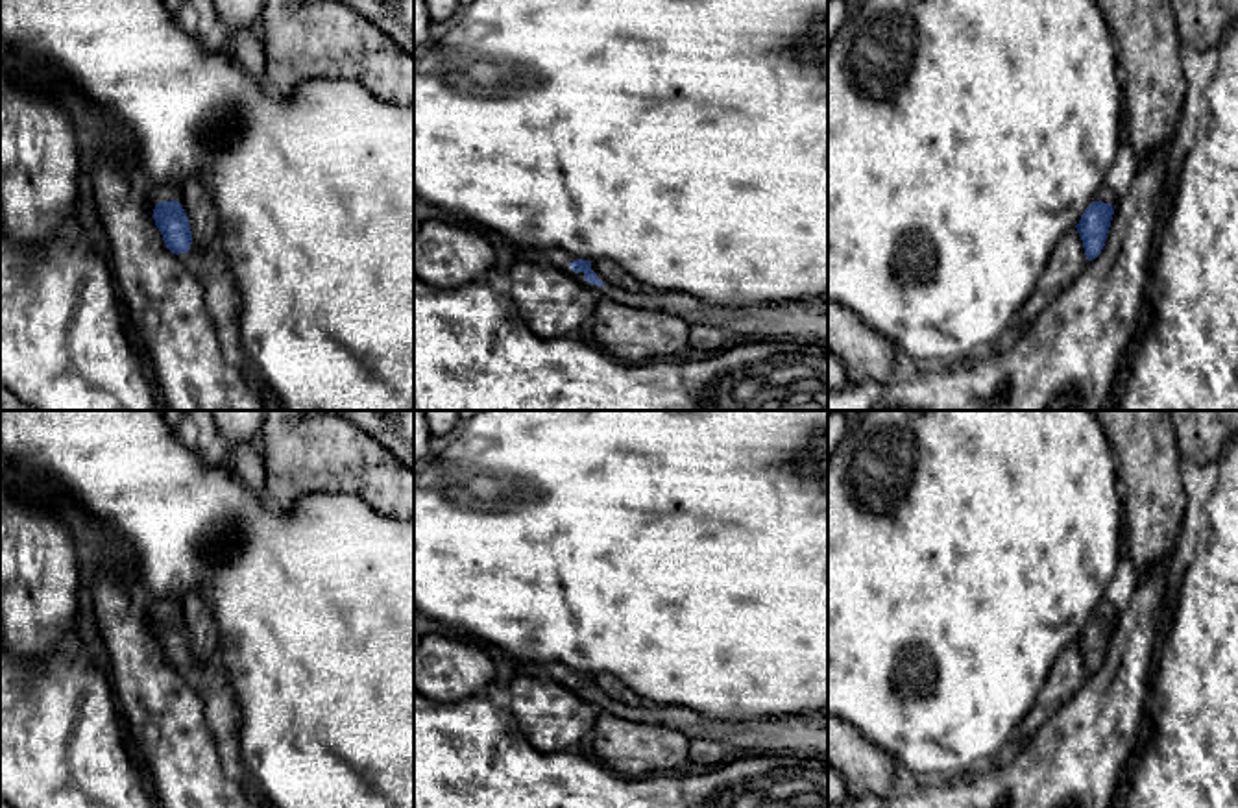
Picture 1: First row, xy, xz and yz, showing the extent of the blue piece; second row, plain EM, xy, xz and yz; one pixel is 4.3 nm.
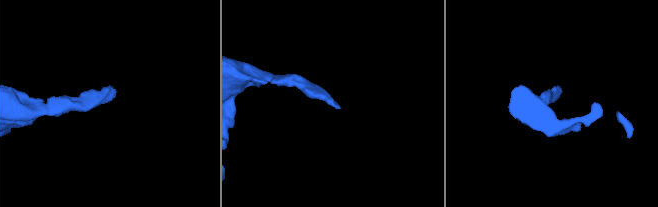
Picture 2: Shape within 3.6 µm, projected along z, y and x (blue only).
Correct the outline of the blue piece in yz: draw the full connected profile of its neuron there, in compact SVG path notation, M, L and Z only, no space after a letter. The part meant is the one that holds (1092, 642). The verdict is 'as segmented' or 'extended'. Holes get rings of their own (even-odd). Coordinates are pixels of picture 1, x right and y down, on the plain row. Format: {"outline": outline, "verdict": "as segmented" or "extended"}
{"outline": "M1101 599L1075 640L1088 675L1101 667L1116 619L1118 610L1107 599Z", "verdict": "extended"}

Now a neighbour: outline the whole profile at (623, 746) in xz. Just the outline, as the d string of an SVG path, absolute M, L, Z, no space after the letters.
M599 714L589 736L597 762L619 773L678 771L689 762L689 738L654 723Z

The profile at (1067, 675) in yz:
M1072 642L1051 666L1035 706L1018 725L1014 741L1005 756L1014 754L1026 745L1059 712L1059 708L1081 690L1086 679L1088 673L1085 669L1083 655L1077 642Z

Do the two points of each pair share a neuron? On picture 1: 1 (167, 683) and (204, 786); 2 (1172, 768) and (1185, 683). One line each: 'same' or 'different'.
1: same
2: same

